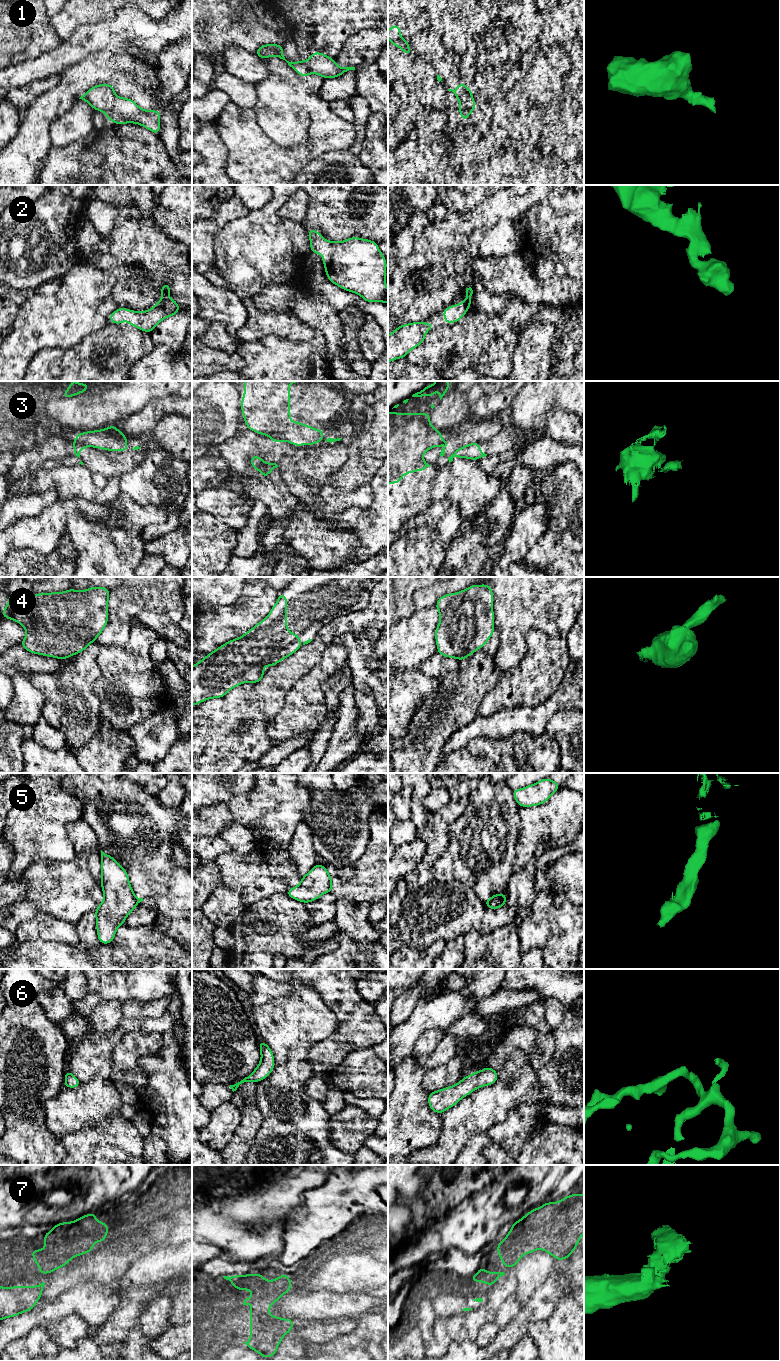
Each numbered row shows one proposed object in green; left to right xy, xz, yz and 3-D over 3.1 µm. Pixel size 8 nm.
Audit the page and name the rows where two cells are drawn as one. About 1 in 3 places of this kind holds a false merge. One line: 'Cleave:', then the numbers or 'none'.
Cleave: 3, 5

